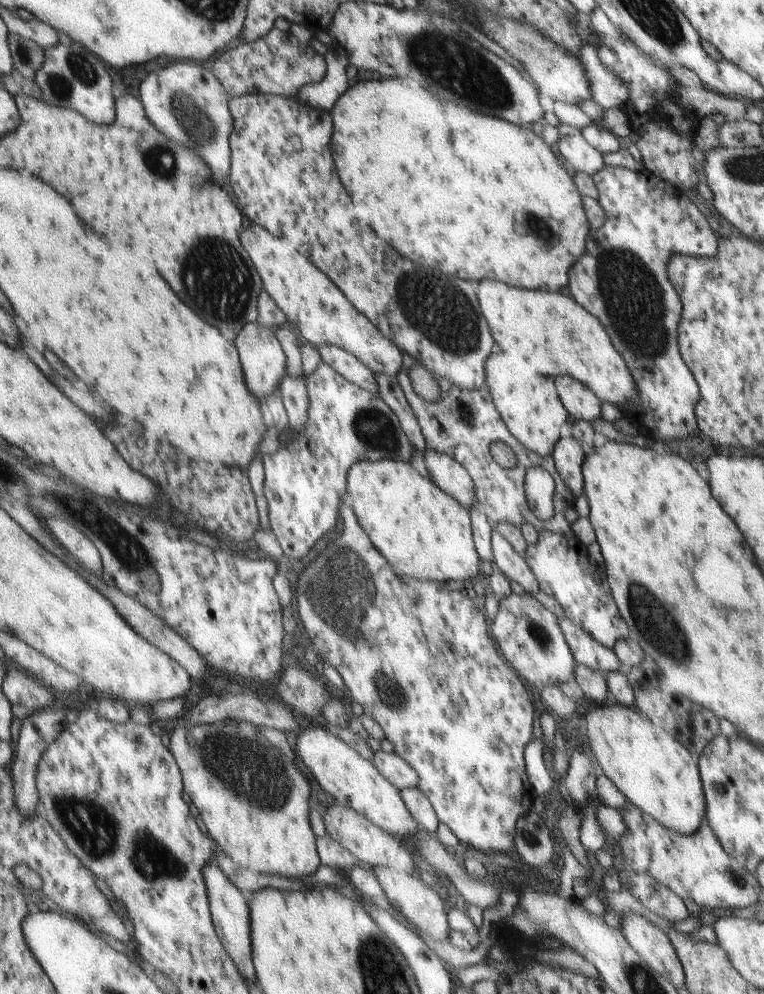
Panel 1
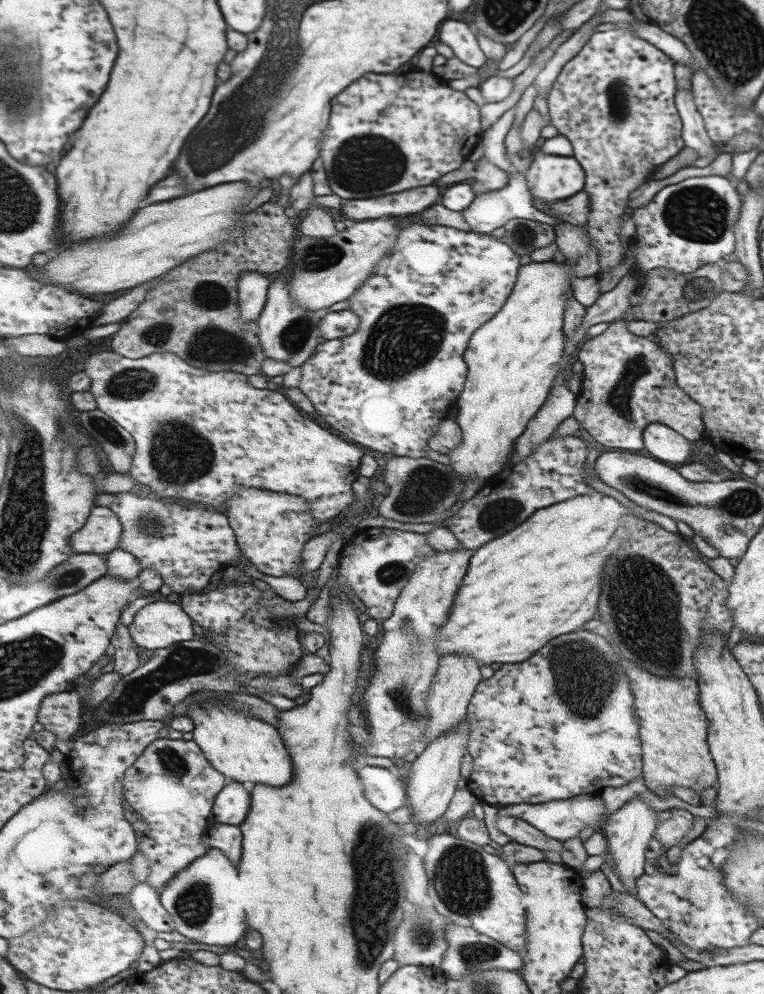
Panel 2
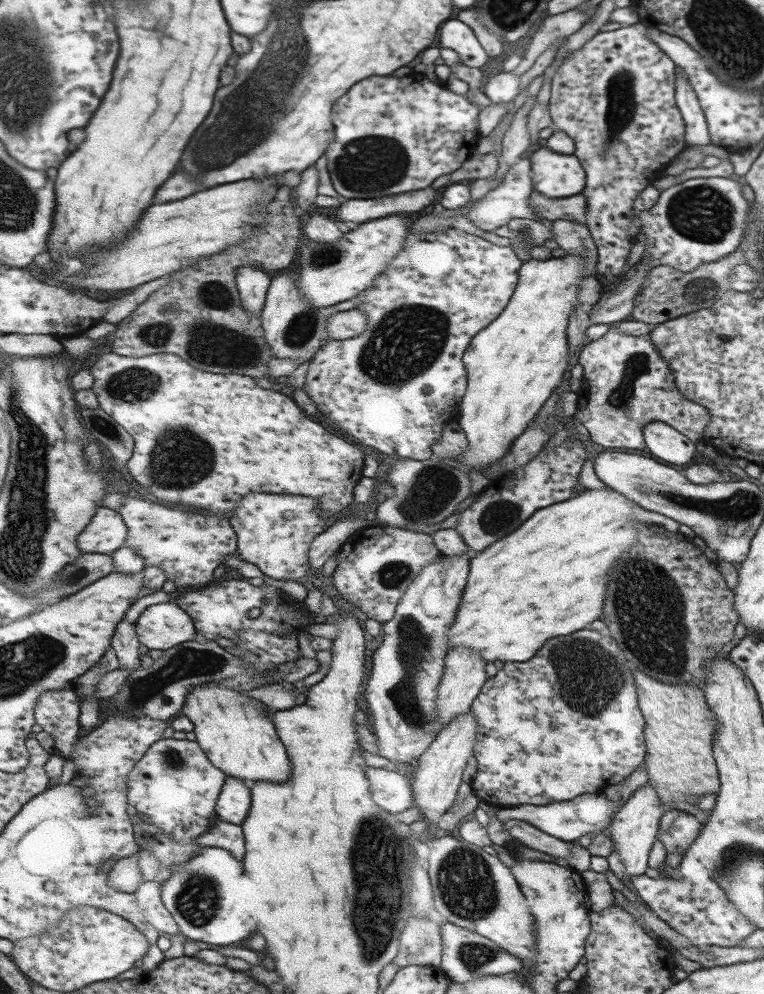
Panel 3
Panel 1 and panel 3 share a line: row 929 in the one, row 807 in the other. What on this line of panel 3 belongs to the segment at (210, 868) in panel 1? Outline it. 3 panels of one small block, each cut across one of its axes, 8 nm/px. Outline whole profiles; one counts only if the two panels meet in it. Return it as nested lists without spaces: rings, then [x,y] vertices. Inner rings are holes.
[[[229,776],[224,791],[221,792],[219,801],[217,801],[219,820],[242,826],[244,821],[248,819],[249,810],[252,808],[251,792],[252,790],[247,788],[247,784],[243,782],[243,779]]]

